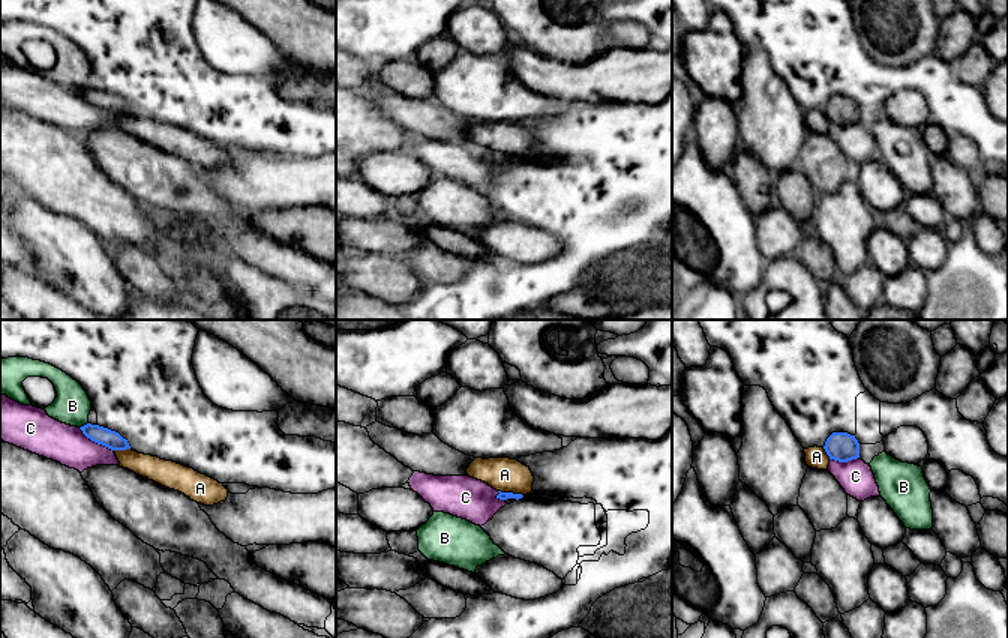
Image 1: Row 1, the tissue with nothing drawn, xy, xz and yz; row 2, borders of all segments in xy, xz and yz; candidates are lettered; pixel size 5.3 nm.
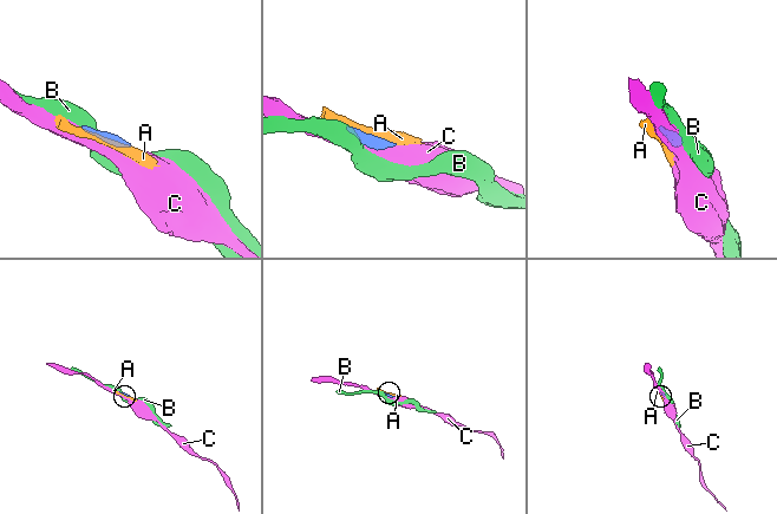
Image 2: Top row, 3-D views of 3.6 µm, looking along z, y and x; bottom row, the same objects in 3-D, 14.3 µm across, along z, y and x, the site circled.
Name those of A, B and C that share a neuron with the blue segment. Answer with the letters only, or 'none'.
A

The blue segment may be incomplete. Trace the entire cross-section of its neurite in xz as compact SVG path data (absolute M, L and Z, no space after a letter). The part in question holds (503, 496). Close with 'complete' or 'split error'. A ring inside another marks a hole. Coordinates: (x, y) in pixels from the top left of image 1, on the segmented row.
M476 458L466 474L496 489L496 498L522 498L532 491L534 476L530 467L510 458Z; split error

